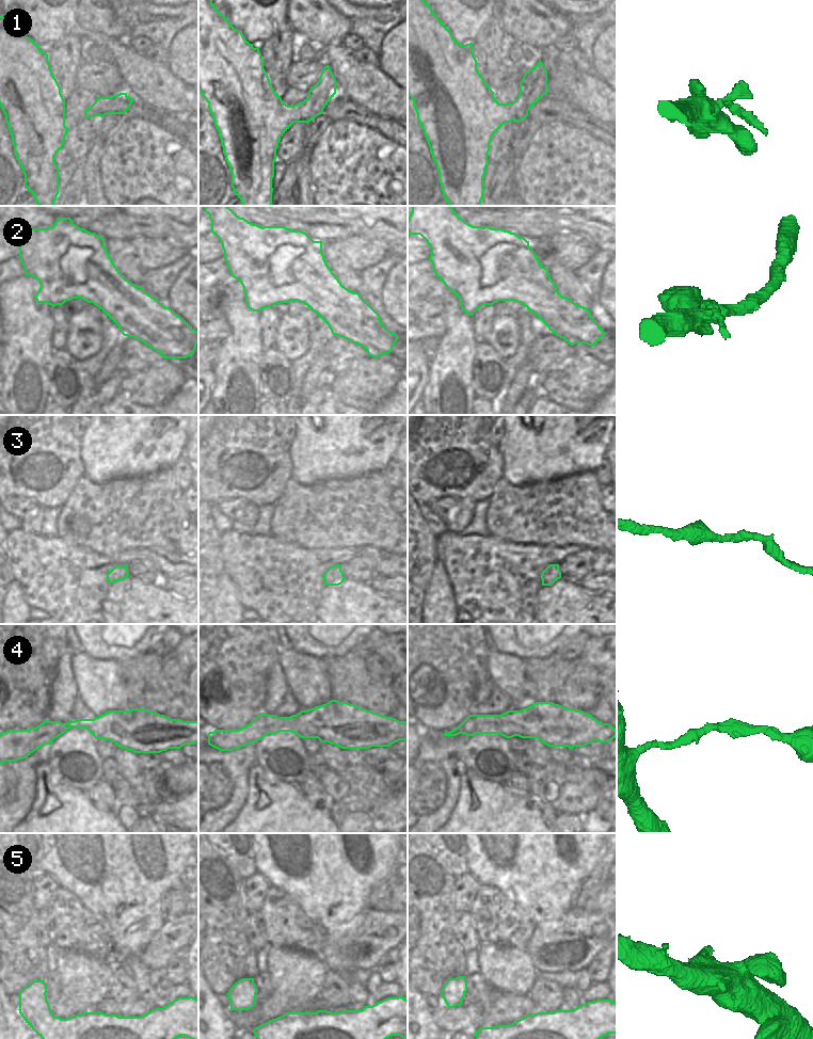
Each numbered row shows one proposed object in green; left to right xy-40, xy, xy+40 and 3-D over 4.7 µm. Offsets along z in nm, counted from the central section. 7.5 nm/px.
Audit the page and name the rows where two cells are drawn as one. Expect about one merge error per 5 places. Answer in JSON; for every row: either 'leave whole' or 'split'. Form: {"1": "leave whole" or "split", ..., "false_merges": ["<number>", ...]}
{"1": "leave whole", "2": "split", "3": "leave whole", "4": "leave whole", "5": "split", "false_merges": ["2", "5"]}

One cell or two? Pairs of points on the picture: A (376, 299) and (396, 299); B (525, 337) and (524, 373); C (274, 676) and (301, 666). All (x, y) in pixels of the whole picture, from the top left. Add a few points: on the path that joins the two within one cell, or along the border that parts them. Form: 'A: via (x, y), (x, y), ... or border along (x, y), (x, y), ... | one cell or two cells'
A: border along (387, 274), (382, 287), (382, 305), (395, 320) | two cells
B: border along (526, 360), (510, 384) | two cells
C: border along (277, 661), (288, 688) | two cells

